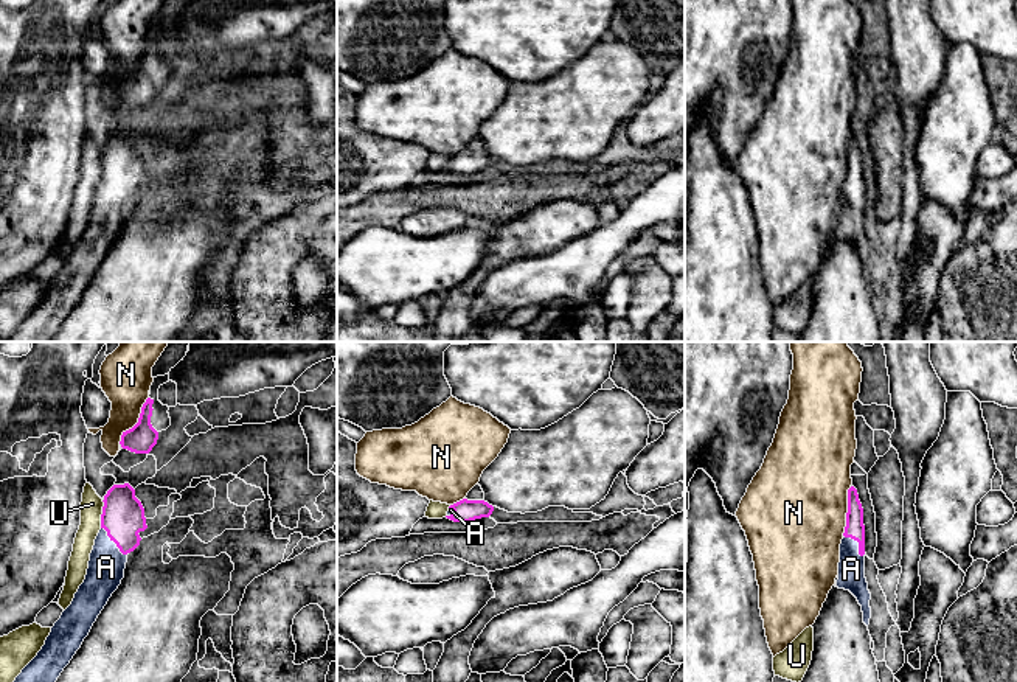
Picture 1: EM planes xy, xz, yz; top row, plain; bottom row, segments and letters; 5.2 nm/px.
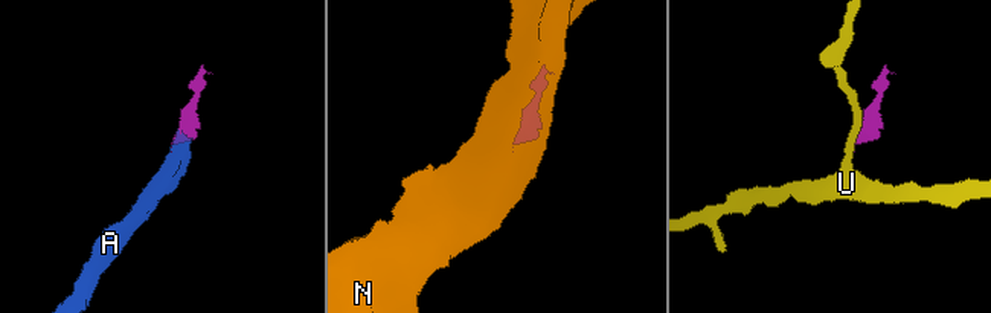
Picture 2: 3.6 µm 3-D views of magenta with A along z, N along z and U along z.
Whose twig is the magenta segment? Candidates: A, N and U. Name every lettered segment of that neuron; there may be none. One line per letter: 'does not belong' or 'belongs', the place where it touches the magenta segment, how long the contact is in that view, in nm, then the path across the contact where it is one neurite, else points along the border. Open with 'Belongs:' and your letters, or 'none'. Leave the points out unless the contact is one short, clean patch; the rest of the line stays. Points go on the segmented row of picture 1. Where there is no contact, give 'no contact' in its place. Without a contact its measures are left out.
Belongs: A
A: belongs | xy (114, 541) | 200 nm | across xy (123, 518), (114, 541), (106, 567)
N: does not belong | xy (138, 421) | 300 nm
U: does not belong | xy (101, 514) | 140 nm | along xy (103, 501), (100, 527)

